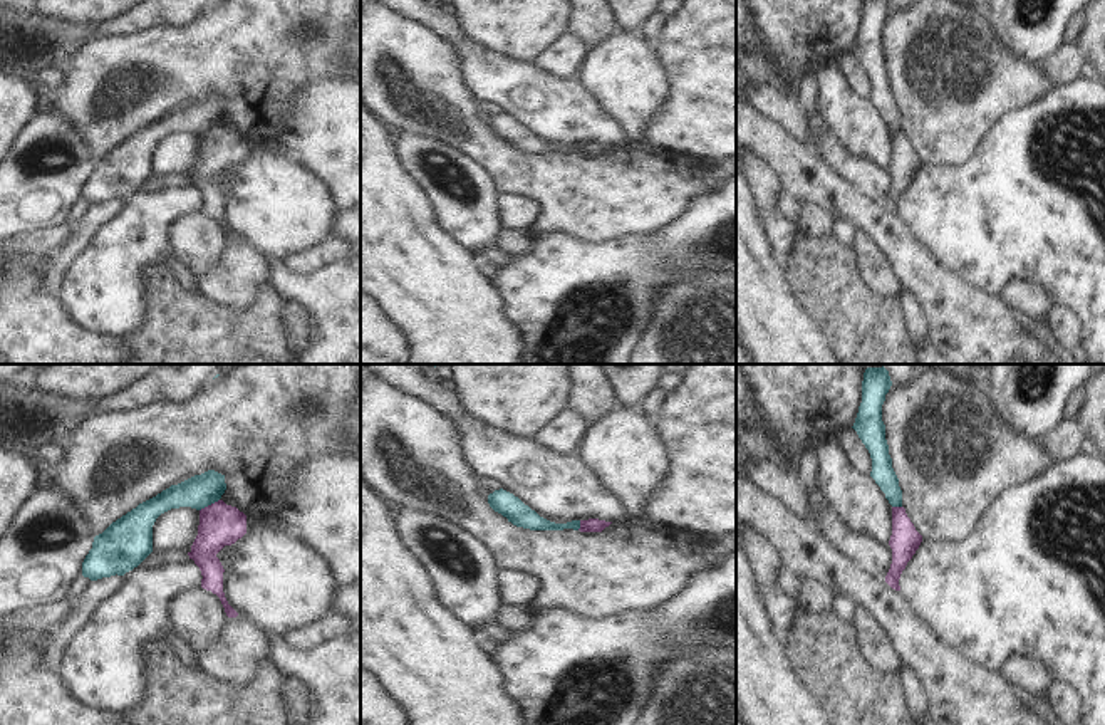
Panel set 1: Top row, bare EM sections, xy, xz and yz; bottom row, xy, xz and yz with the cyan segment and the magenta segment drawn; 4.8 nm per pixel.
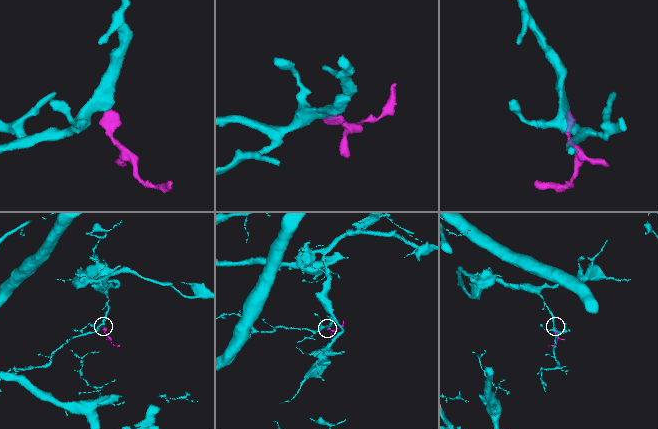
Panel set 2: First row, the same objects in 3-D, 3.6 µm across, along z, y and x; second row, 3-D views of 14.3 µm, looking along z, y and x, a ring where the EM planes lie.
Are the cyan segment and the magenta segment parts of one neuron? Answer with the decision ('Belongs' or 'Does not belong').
Does not belong.

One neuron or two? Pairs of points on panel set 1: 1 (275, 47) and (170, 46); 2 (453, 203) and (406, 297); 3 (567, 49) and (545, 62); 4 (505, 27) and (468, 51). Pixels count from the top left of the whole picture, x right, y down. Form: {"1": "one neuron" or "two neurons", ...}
{"1": "one neuron", "2": "two neurons", "3": "one neuron", "4": "two neurons"}

